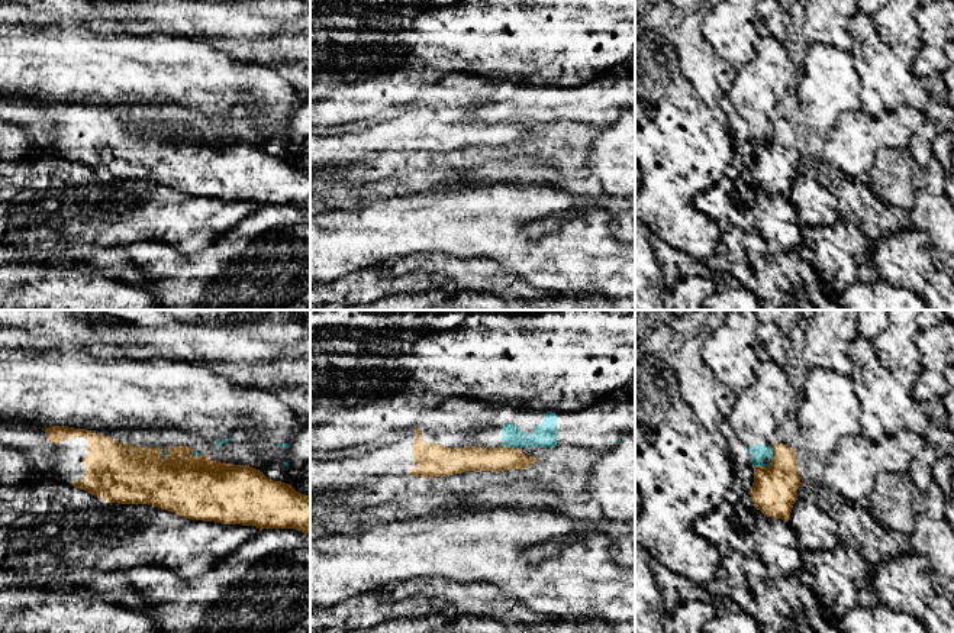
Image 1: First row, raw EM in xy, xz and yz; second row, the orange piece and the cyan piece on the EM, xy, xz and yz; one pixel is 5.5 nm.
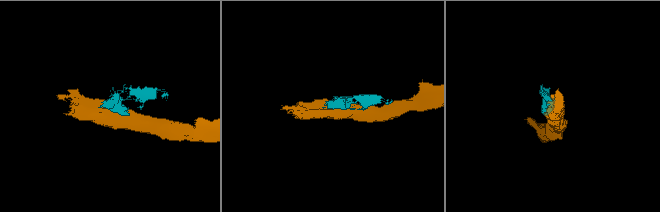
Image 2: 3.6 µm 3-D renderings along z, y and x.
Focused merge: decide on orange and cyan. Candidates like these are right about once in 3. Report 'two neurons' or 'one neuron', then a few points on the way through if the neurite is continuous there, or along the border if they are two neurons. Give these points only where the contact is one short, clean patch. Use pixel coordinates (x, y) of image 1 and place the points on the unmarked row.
two neurons; border yz (772, 139), (754, 144)

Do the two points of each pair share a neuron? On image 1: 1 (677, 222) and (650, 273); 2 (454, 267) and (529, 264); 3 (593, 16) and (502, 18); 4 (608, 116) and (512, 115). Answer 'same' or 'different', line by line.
1: different
2: different
3: same
4: same

